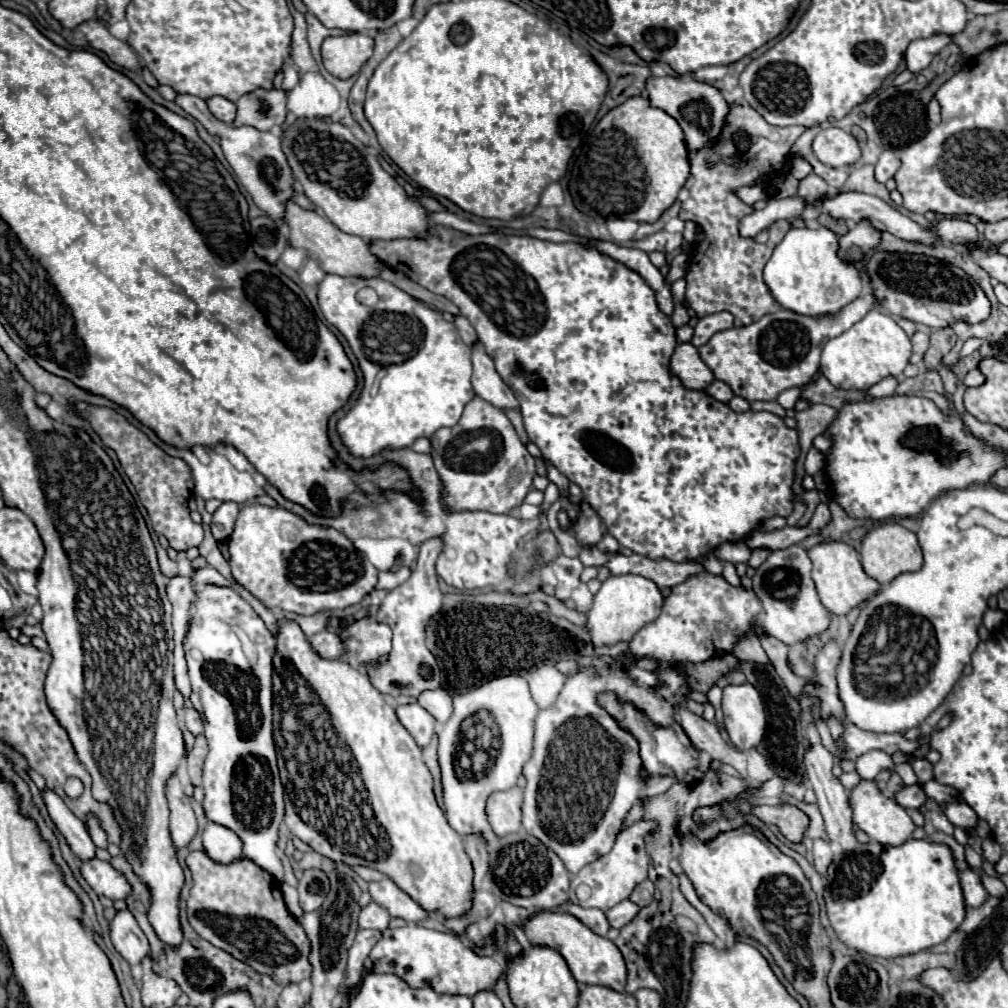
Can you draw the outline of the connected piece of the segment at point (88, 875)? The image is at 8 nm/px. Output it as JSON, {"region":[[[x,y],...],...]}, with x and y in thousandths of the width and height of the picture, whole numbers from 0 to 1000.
{"region":[[[81,854],[81,868],[97,888],[103,888],[111,894],[127,892],[131,886],[131,878],[127,876],[127,872],[107,854]]]}

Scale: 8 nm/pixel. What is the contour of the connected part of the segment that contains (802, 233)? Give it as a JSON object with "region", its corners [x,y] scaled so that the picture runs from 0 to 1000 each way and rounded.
{"region":[[[786,225],[774,243],[768,245],[766,255],[758,265],[758,281],[776,307],[804,314],[827,313],[855,293],[855,279],[851,275],[851,269],[843,259],[837,259],[831,249],[831,233],[823,227]]]}

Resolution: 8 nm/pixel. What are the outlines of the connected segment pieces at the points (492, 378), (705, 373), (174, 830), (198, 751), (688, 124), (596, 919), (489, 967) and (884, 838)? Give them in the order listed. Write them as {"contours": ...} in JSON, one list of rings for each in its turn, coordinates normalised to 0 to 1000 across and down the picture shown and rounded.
{"contours":[[[[476,340],[468,342],[468,384],[470,390],[478,396],[482,396],[484,400],[488,400],[490,404],[496,406],[514,406],[514,396],[510,394],[510,390],[498,380],[496,372],[490,366],[490,358],[482,352],[480,344]]],[[[673,340],[669,352],[665,356],[665,370],[677,378],[681,386],[698,388],[706,378],[708,372],[694,356],[692,346],[687,340]]],[[[173,767],[165,775],[165,793],[169,803],[169,830],[173,840],[185,840],[194,828],[194,811],[188,801],[188,793],[183,789],[179,771]]],[[[196,729],[194,731],[194,739],[188,745],[188,749],[187,749],[187,769],[188,769],[188,775],[190,777],[200,779],[200,757],[204,753],[204,747],[206,747],[204,731],[202,729]]],[[[643,76],[641,78],[641,90],[643,90],[643,98],[647,106],[653,106],[657,110],[661,110],[663,114],[667,114],[673,124],[677,126],[679,134],[681,134],[681,144],[683,148],[688,152],[700,144],[704,144],[716,130],[716,122],[718,116],[722,112],[722,102],[716,98],[714,90],[702,82],[694,82],[690,78],[679,80],[673,76]]],[[[565,896],[563,906],[569,908],[573,914],[577,914],[581,920],[585,920],[593,928],[601,928],[603,922],[605,922],[603,912],[595,902],[579,902],[579,900],[571,898],[571,896]]],[[[405,916],[395,922],[381,922],[375,936],[363,949],[361,959],[367,965],[395,967],[407,979],[429,979],[435,985],[450,985],[470,989],[478,981],[488,981],[492,971],[500,965],[500,957],[490,949],[476,949],[448,926],[423,922],[413,916]]],[[[855,775],[853,779],[849,779],[843,785],[843,799],[847,803],[847,816],[865,832],[877,838],[895,838],[897,834],[901,834],[905,830],[907,824],[907,816],[903,813],[903,809],[899,807],[899,803],[895,803],[887,793],[879,791],[873,781],[869,779],[869,775]]]]}

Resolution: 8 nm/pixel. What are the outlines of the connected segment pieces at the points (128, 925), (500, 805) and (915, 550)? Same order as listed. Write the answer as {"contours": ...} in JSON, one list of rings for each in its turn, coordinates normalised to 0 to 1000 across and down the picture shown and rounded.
{"contours":[[[[117,904],[109,916],[109,930],[115,943],[129,955],[139,957],[149,947],[149,936],[129,904]]],[[[508,781],[506,785],[488,787],[482,795],[482,809],[488,824],[498,830],[506,826],[514,826],[518,820],[518,783]]],[[[877,519],[865,525],[855,537],[853,551],[859,570],[867,572],[871,578],[883,578],[883,574],[891,572],[893,568],[905,568],[915,563],[915,545],[911,543],[909,529],[891,519]]]]}

